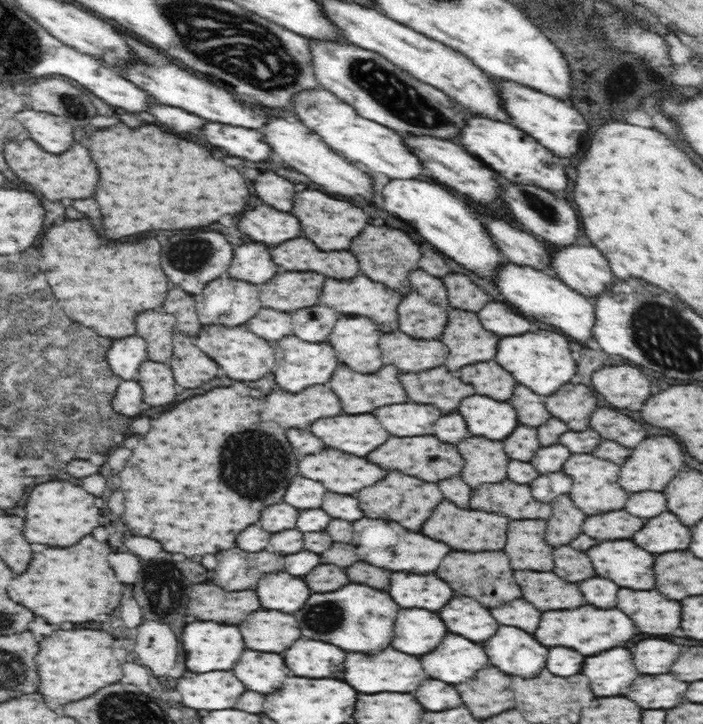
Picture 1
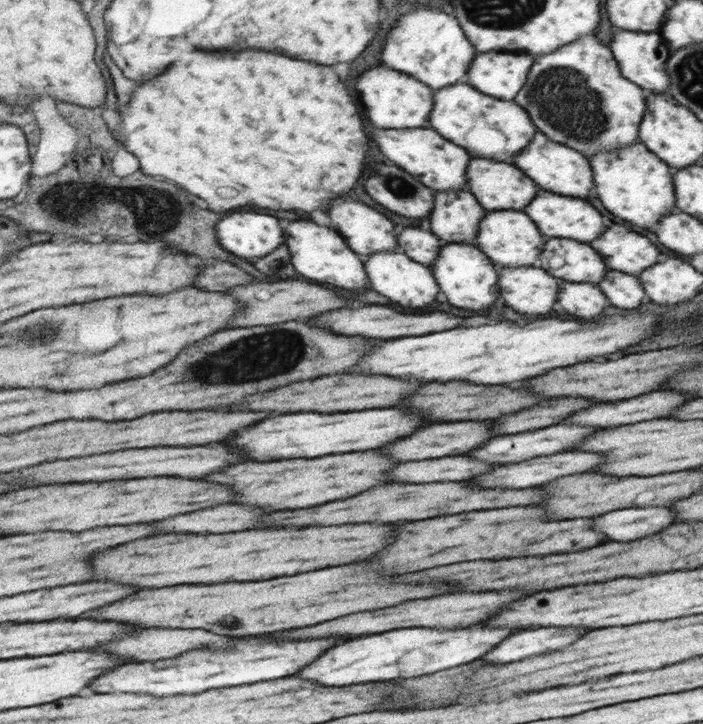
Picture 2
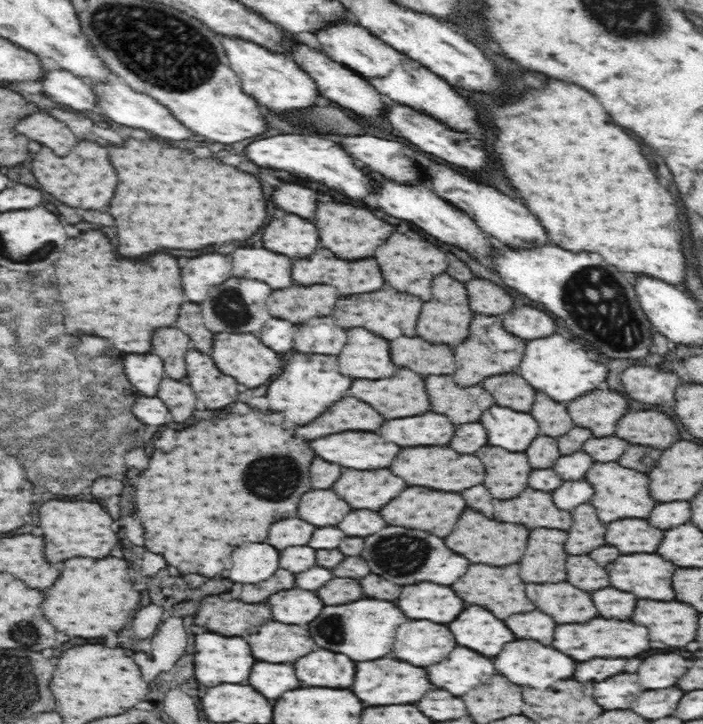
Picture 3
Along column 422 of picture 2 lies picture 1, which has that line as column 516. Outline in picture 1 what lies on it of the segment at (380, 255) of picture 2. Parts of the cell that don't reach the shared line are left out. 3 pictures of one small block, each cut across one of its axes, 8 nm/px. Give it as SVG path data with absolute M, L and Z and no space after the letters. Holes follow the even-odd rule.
M505 260L495 271L498 271L500 292L522 314L556 326L562 334L570 336L576 342L588 342L592 338L590 328L594 326L594 304L591 298L582 296L549 272L542 272L530 265L518 265Z

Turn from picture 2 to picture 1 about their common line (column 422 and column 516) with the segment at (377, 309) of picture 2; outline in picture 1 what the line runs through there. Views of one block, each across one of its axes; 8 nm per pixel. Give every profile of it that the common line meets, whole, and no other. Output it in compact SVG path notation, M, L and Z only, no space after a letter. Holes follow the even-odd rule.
M502 302L486 304L478 312L478 318L482 320L486 330L498 336L518 336L524 332L536 332L544 326L542 322L528 322L524 316L518 316L510 306Z

